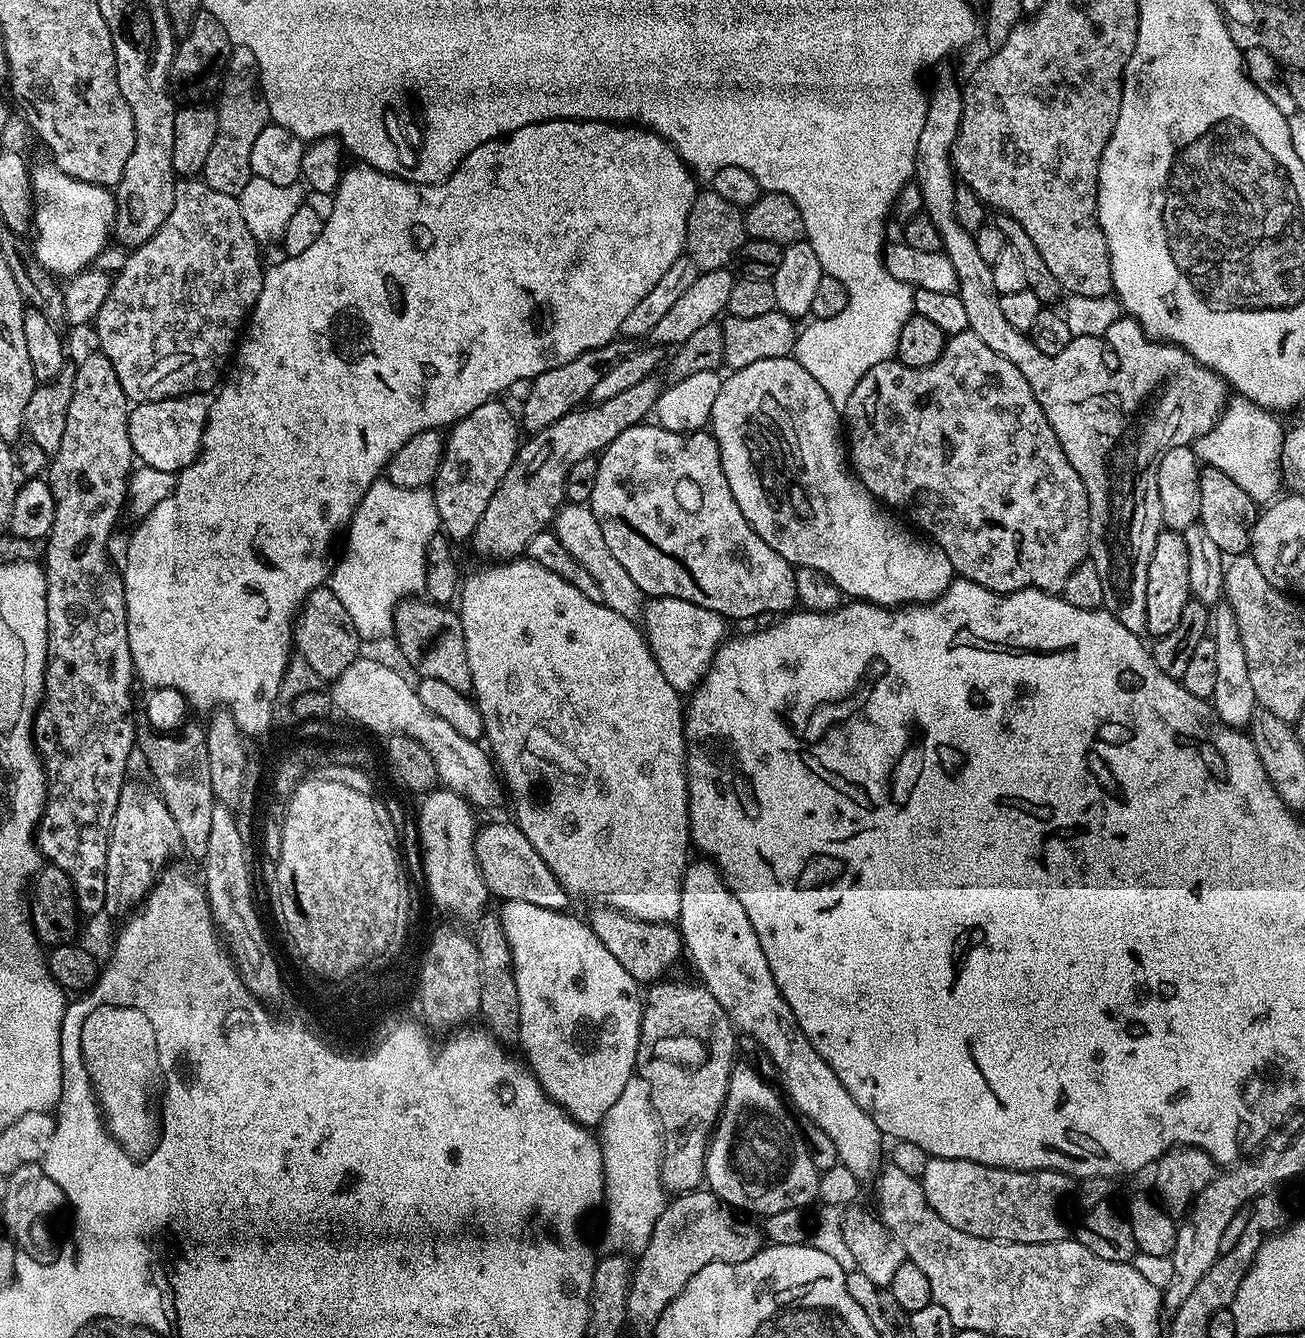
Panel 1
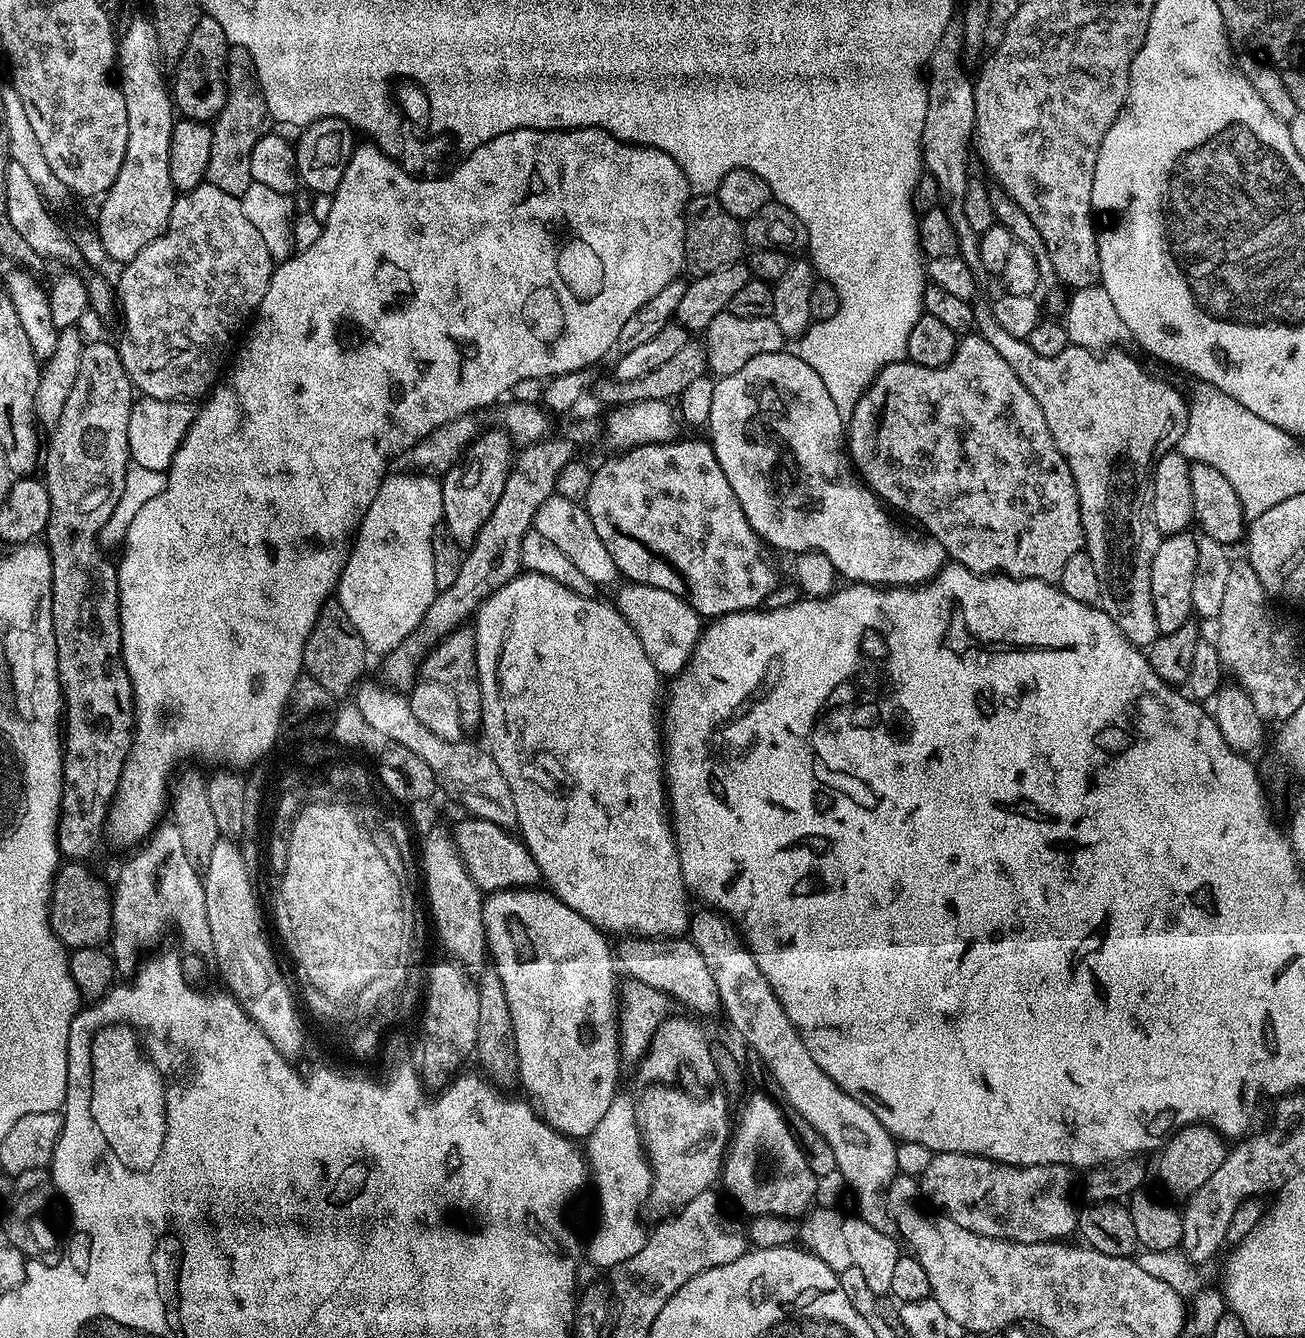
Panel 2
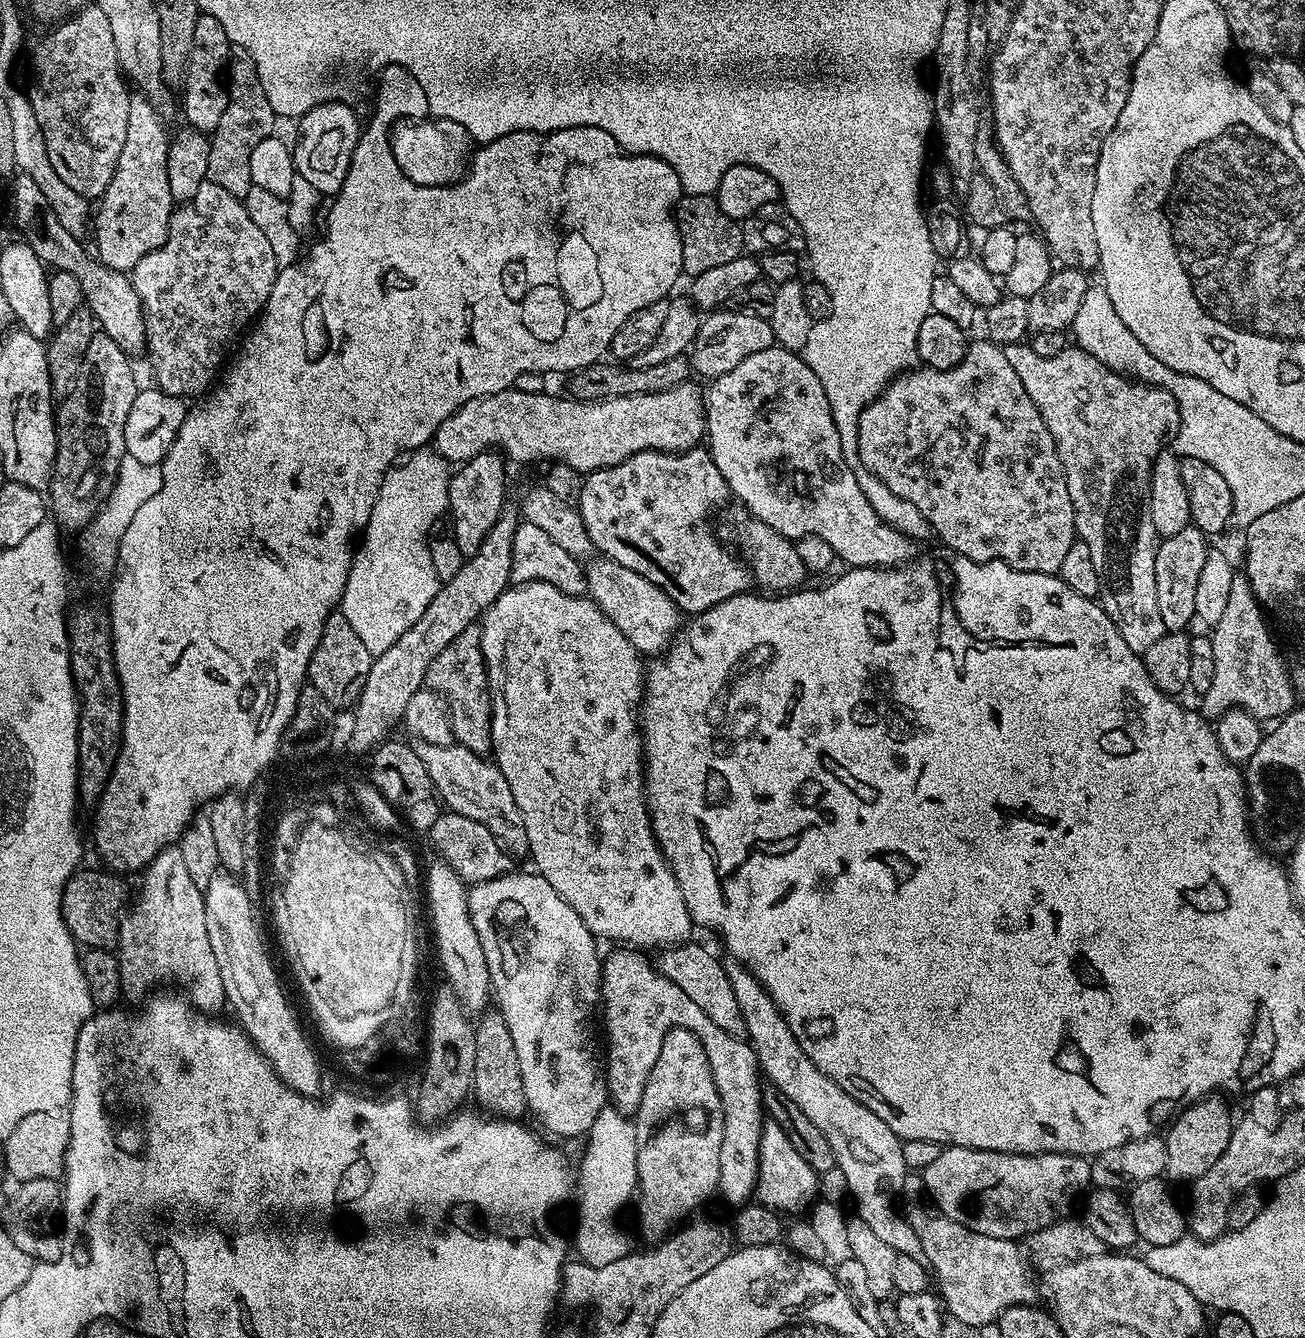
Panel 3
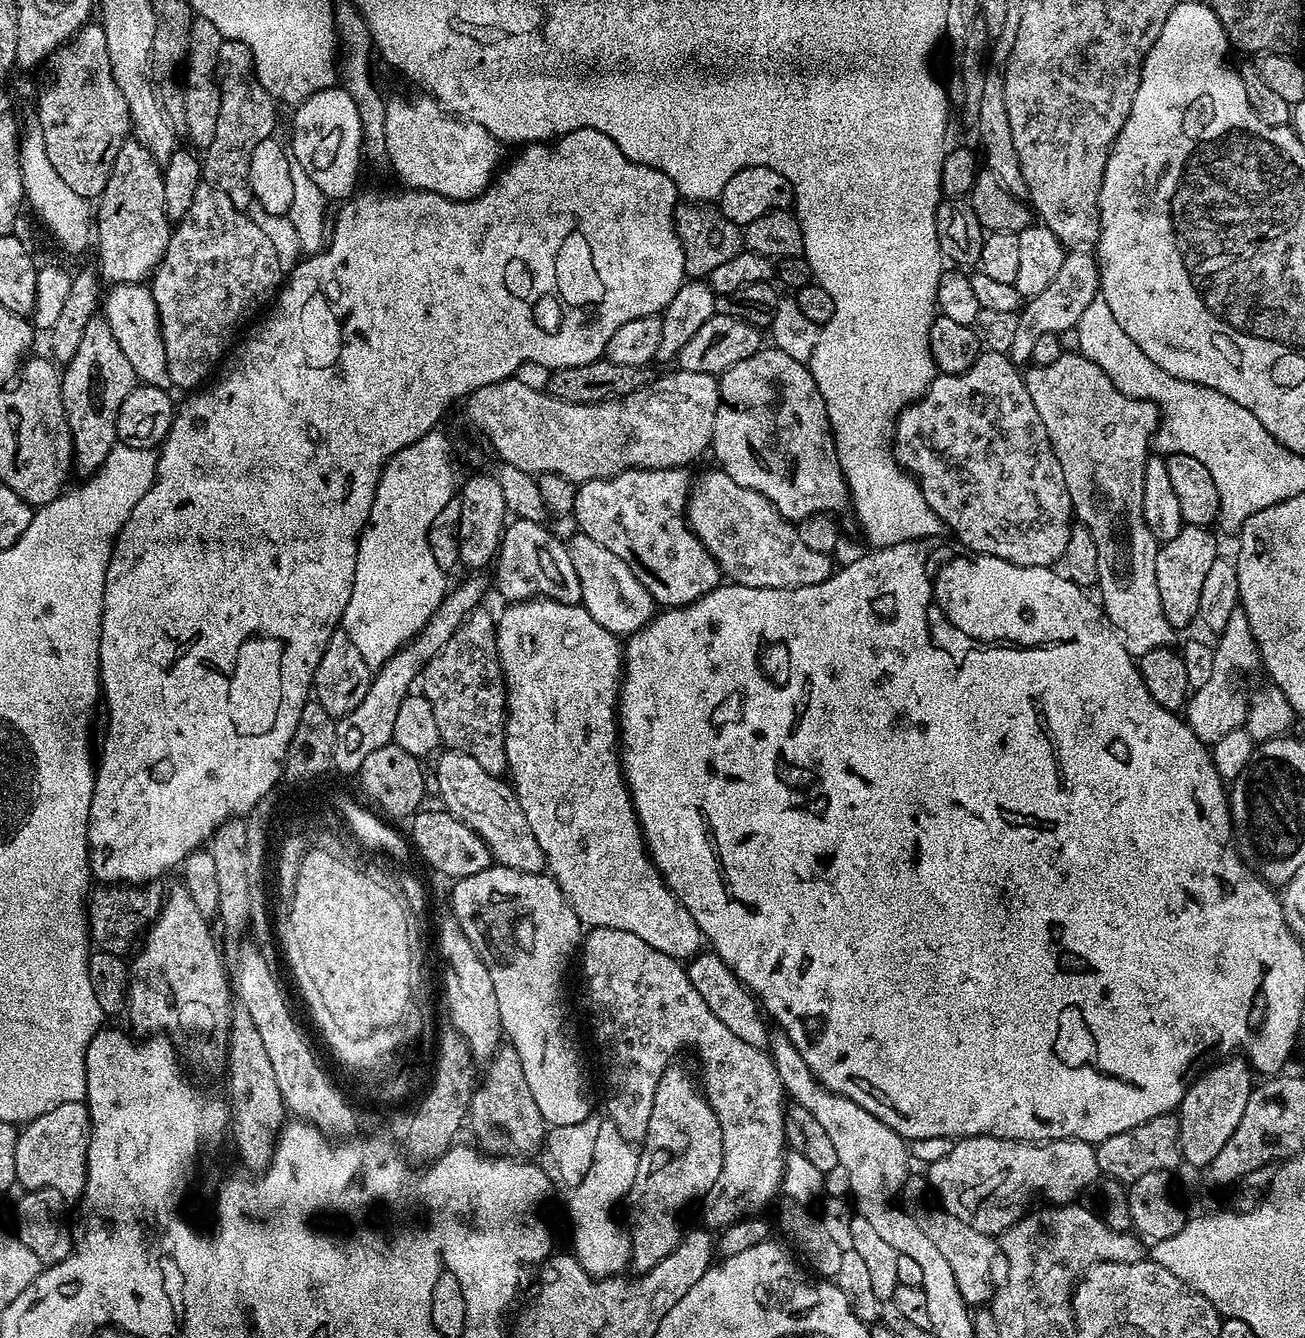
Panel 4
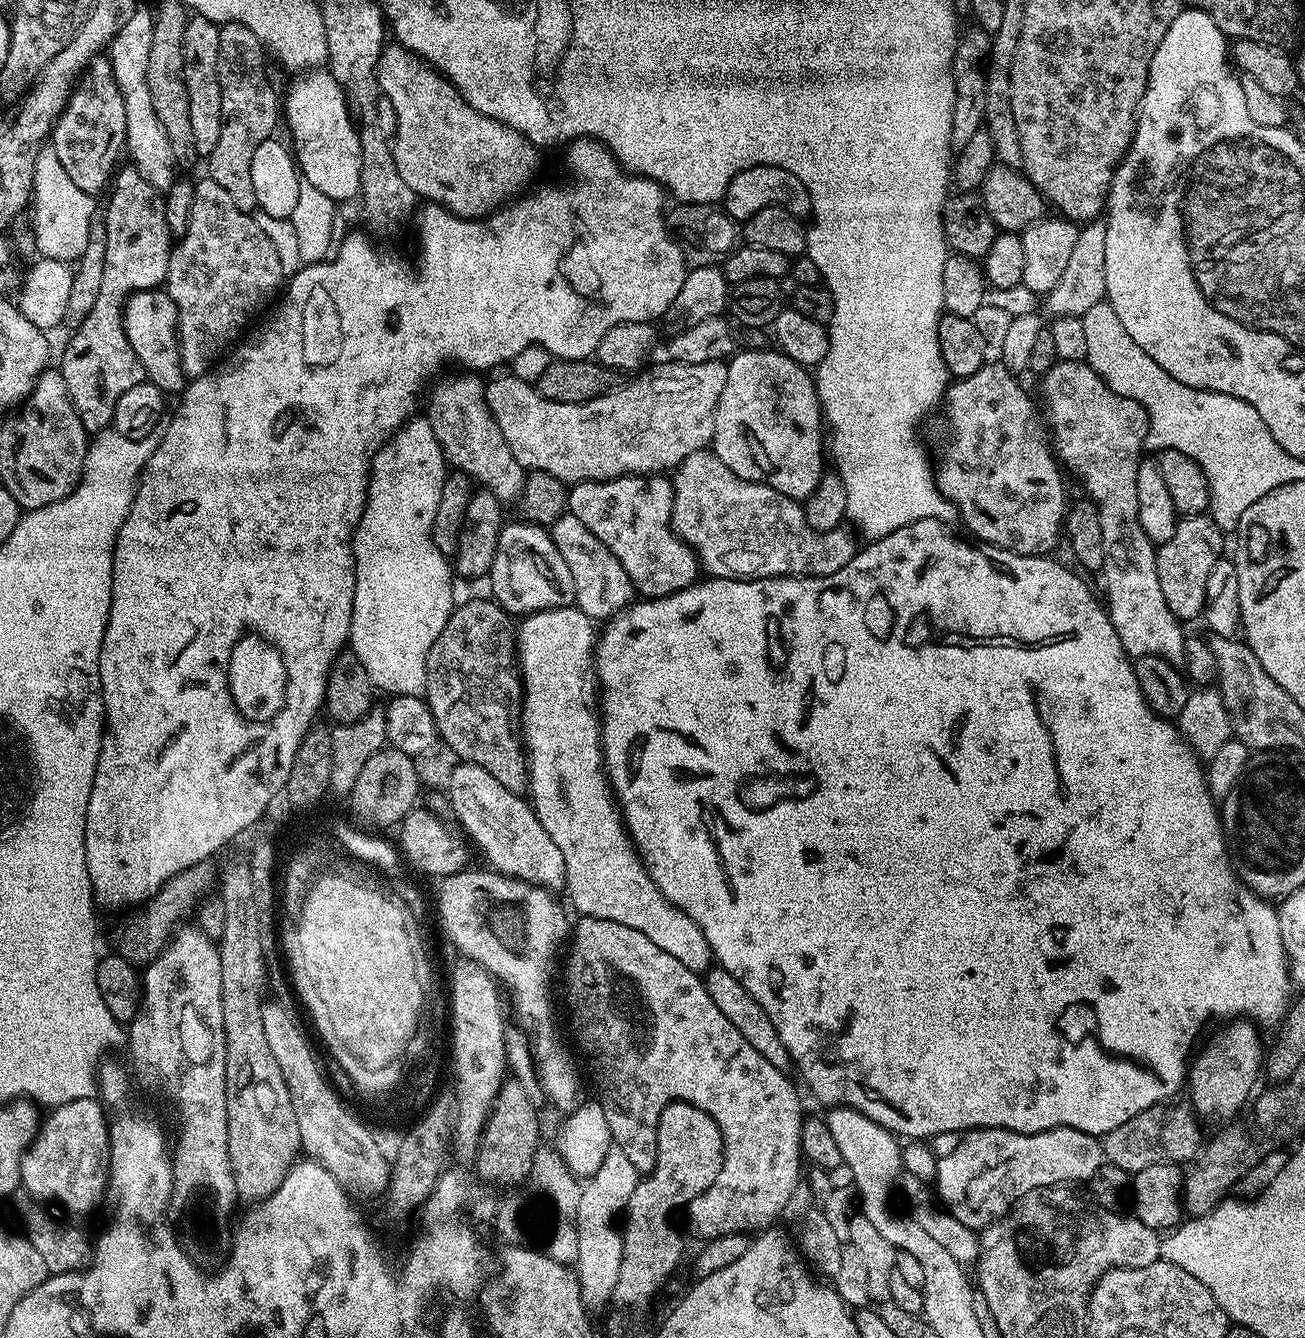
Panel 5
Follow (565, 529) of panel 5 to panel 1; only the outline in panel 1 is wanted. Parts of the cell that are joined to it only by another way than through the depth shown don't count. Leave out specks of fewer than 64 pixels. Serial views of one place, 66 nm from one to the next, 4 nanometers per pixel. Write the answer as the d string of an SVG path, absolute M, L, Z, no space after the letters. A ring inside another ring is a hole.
M658 596L645 603L642 613L644 638L648 642L652 657L658 662L658 670L662 670L666 682L670 682L670 686L674 686L676 692L681 694L691 693L696 685L704 679L708 667L712 665L714 654L726 639L724 624L726 625L725 617L720 616L714 610L706 610L706 606L694 606L694 602L686 602L682 598Z

